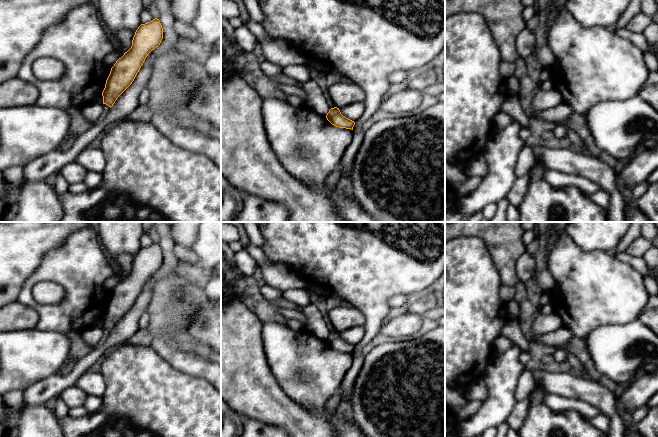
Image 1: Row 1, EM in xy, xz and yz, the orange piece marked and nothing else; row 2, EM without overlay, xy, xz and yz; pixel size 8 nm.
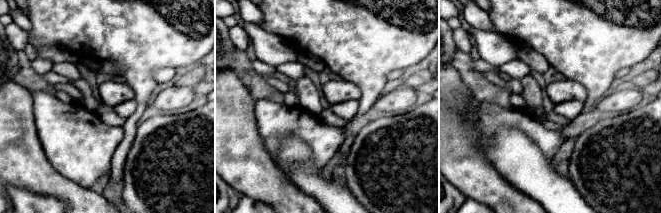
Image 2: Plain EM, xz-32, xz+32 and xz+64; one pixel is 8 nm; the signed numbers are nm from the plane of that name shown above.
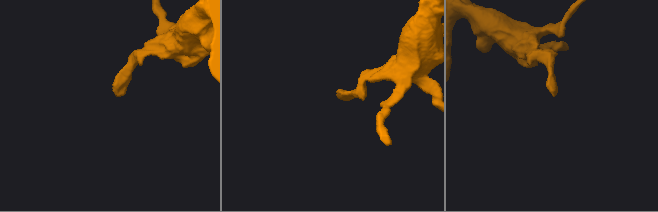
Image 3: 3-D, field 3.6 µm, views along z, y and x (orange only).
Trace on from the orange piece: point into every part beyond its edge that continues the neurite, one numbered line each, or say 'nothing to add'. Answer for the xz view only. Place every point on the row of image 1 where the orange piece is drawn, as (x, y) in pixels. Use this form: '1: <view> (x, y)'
nothing to add

